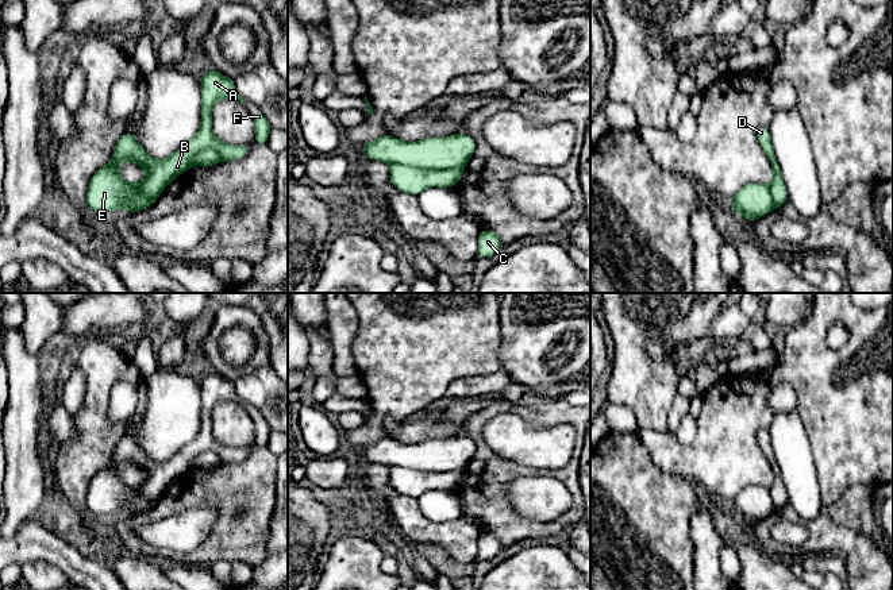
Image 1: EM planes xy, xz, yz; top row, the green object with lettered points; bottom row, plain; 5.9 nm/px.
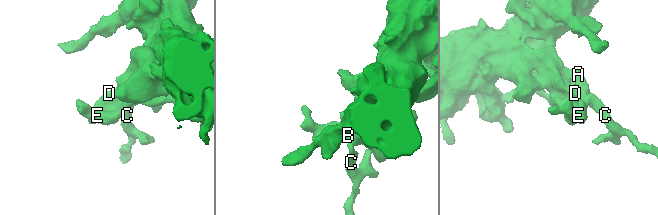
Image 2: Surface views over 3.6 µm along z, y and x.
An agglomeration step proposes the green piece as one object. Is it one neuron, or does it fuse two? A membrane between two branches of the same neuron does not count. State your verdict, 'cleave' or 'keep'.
cleave

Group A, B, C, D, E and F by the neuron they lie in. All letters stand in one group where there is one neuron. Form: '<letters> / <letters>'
A B D E F / C

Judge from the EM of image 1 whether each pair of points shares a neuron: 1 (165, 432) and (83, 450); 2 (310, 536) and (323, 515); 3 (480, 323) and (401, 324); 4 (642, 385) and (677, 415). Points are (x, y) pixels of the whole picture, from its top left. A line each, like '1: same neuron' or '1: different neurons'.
1: different neurons
2: same neuron
3: same neuron
4: different neurons

